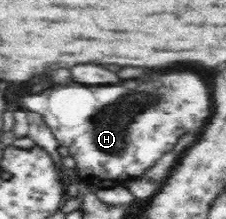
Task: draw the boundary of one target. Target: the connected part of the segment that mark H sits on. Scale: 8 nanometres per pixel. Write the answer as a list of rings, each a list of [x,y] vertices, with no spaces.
[[[178,71],[168,75],[154,75],[138,81],[124,81],[120,85],[56,85],[44,93],[20,95],[16,97],[18,105],[26,111],[36,111],[52,128],[54,136],[62,147],[68,147],[70,157],[76,161],[76,171],[82,183],[94,185],[97,189],[118,187],[124,181],[132,181],[148,171],[166,151],[170,151],[178,137],[190,129],[200,129],[210,117],[210,91],[202,79],[192,71]]]

